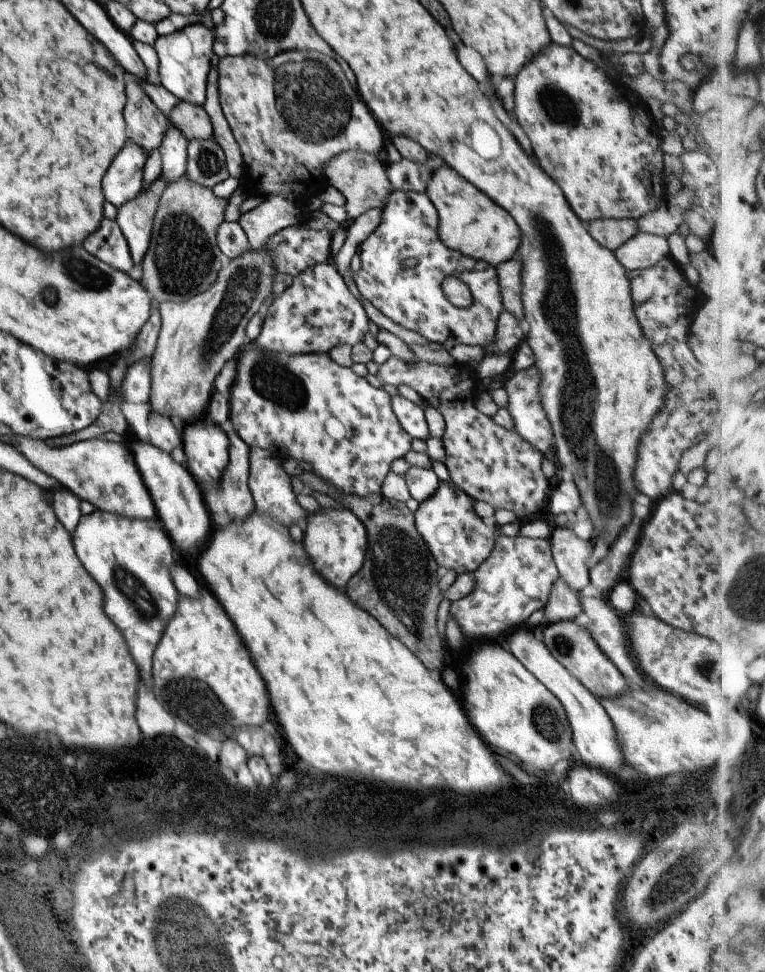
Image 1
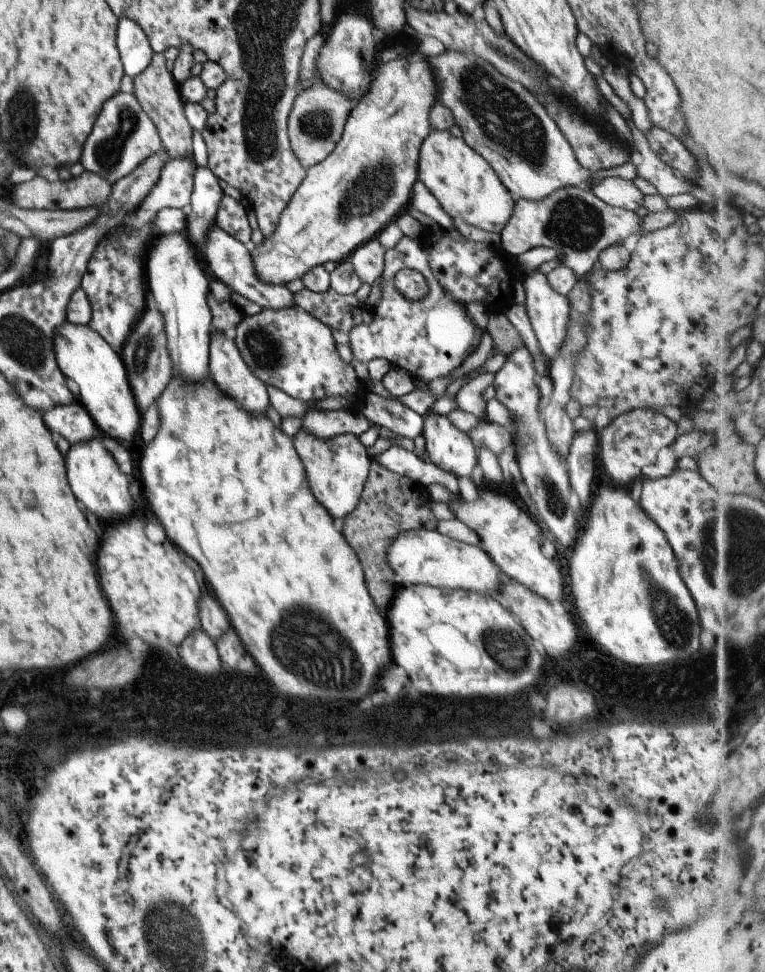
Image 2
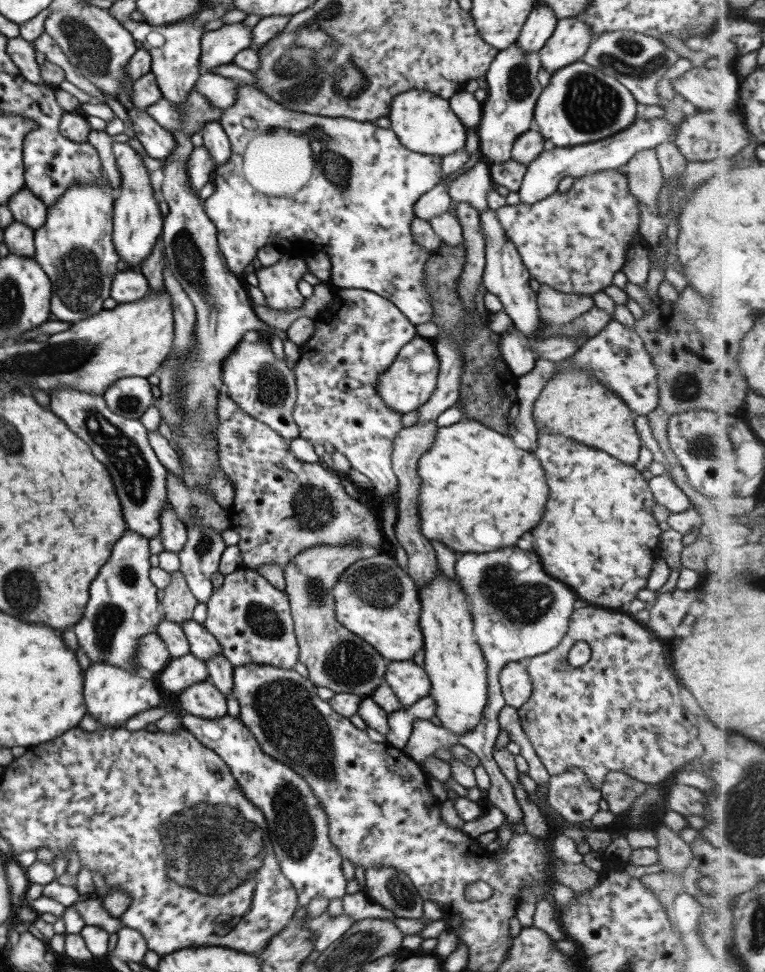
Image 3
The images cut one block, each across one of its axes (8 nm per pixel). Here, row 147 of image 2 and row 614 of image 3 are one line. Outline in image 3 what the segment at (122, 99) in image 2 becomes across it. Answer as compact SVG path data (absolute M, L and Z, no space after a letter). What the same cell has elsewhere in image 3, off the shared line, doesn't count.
M125 530L121 538L113 544L111 554L107 558L107 564L101 566L99 574L88 589L88 600L82 613L82 618L72 626L76 636L76 642L83 654L89 658L90 664L93 662L103 662L111 666L117 666L121 670L129 672L140 671L135 663L136 647L138 638L145 634L155 633L155 626L162 620L159 611L159 601L157 601L156 587L149 581L149 548L147 538L141 534L135 534L131 530Z

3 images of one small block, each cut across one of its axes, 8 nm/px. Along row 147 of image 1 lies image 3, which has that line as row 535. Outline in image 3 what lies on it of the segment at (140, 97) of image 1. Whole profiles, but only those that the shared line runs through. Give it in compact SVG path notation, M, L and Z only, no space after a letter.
M67 386L49 394L49 410L89 446L93 458L97 458L109 472L115 494L119 498L126 530L141 534L147 540L158 536L161 530L161 510L167 501L166 470L149 446L147 432L139 420L113 414L99 394L87 394Z

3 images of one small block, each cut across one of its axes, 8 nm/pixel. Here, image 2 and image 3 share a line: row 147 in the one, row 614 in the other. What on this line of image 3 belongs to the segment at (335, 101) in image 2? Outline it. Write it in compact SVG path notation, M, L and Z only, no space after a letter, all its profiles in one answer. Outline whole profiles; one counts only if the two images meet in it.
M357 544L319 545L301 550L283 566L282 575L298 647L298 661L308 670L307 678L316 687L323 686L334 693L369 696L384 681L383 673L388 662L337 622L332 596L333 586L341 577L341 572L361 558L362 550L363 546Z

